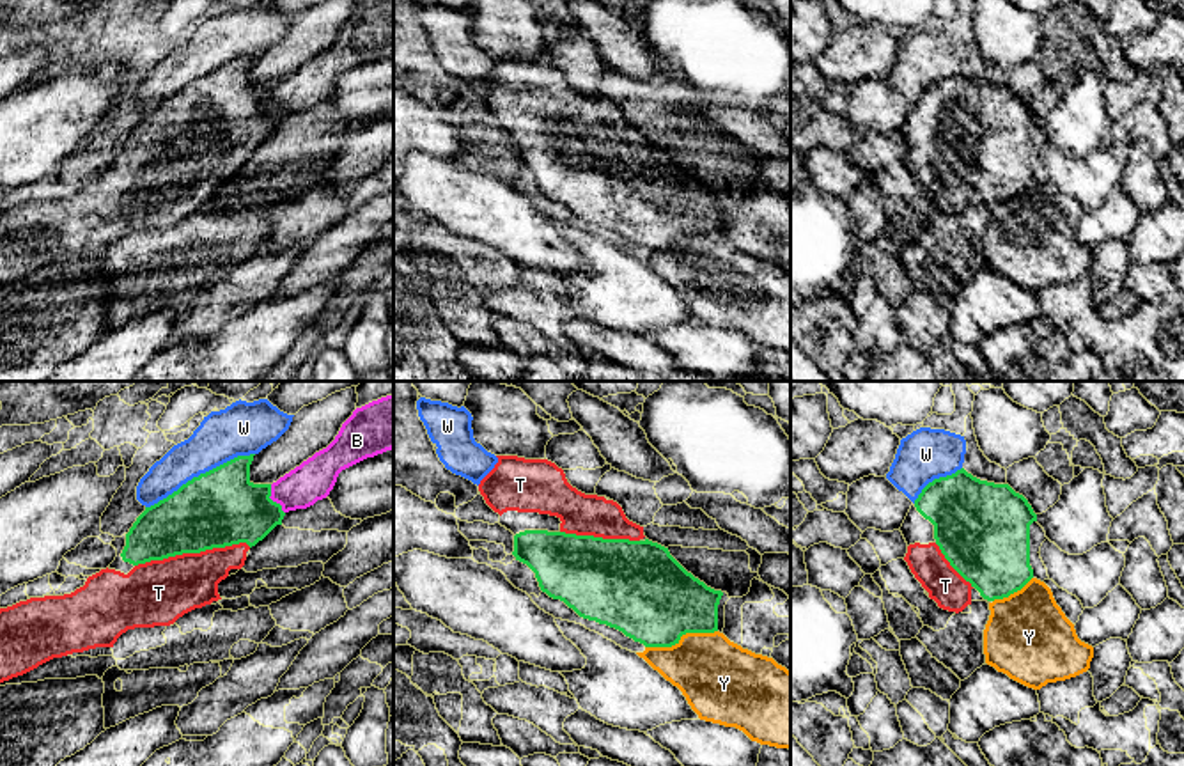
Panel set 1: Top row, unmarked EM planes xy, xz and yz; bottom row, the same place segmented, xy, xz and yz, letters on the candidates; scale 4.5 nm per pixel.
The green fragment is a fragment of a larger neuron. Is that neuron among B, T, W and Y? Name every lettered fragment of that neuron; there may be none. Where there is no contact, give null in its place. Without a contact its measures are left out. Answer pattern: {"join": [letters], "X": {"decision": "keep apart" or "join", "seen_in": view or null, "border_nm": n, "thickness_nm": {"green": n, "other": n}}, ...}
{"join": ["T"], "B": {"decision": "keep apart", "seen_in": "xy", "border_nm": 150, "thickness_nm": {"green": 360, "other": 180}}, "T": {"decision": "join", "seen_in": "xy", "border_nm": 550, "thickness_nm": {"green": 360, "other": 300}}, "W": {"decision": "keep apart", "seen_in": "xy", "border_nm": 550, "thickness_nm": {"green": 360, "other": 220}}, "Y": {"decision": "keep apart", "seen_in": "xz", "border_nm": 340, "thickness_nm": {"green": 400, "other": 340}}}

